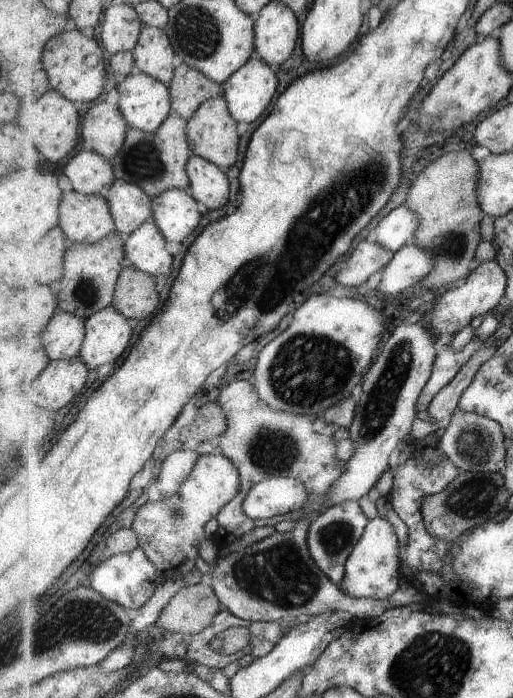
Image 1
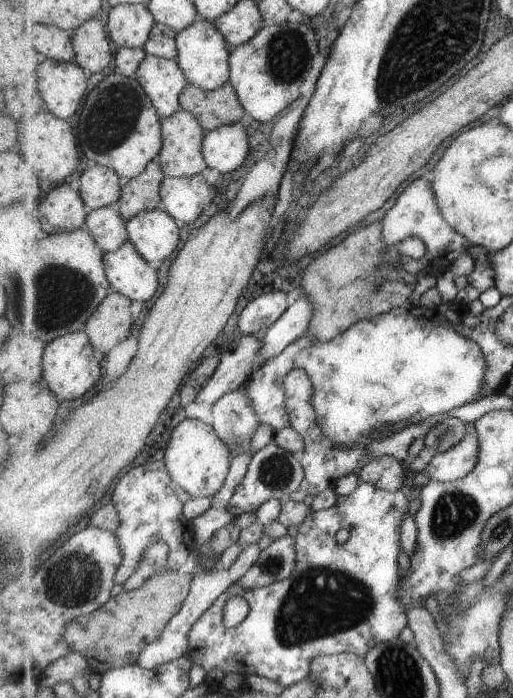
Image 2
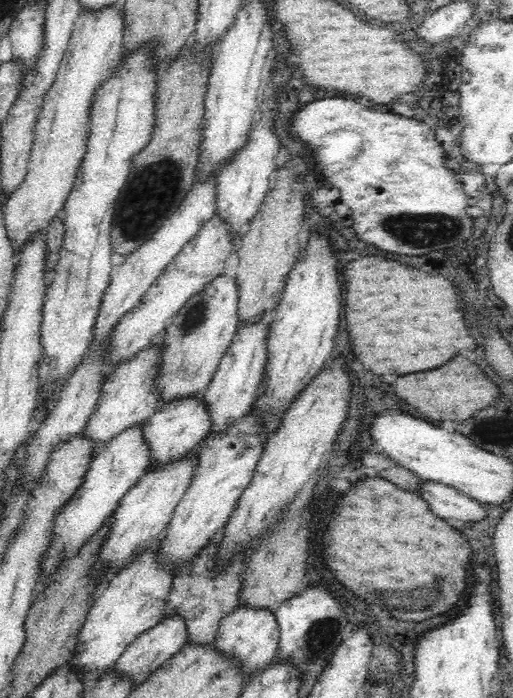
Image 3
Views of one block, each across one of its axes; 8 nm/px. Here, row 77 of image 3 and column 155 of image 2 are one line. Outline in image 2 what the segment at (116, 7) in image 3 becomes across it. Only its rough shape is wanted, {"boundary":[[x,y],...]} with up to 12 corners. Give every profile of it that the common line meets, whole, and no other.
{"boundary":[[147,55],[136,73],[161,117],[190,80],[176,59]]}

